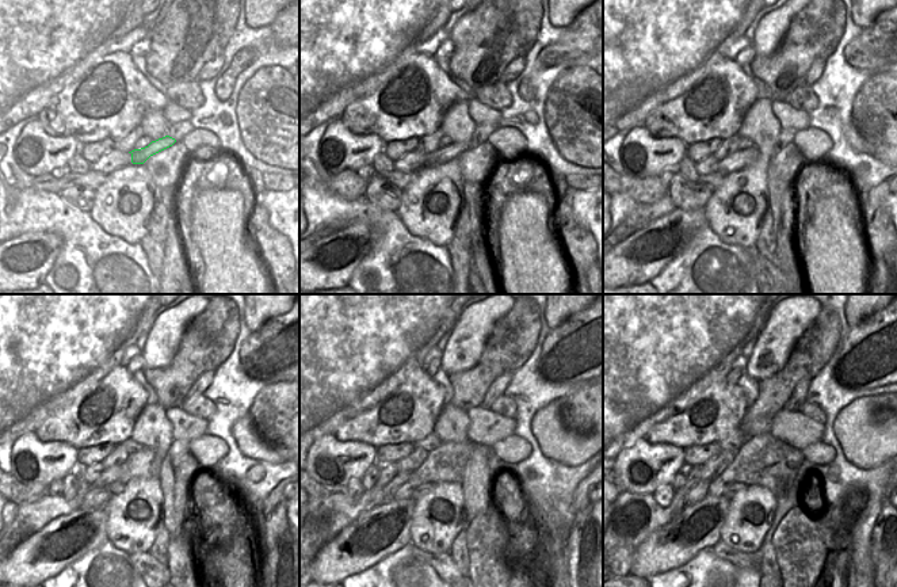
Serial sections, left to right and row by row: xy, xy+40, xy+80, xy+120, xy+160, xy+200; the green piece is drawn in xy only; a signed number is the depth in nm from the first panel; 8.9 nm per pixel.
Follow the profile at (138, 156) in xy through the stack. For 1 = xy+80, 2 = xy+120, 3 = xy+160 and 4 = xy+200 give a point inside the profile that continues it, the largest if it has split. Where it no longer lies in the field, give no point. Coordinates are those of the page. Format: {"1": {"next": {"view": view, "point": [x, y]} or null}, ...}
{"1": {"next": {"view": "xy+80", "point": [743, 157]}}, "2": {"next": {"view": "xy+120", "point": [110, 475]}}, "3": {"next": {"view": "xy+160", "point": [401, 477]}}, "4": {"next": {"view": "xy+200", "point": [699, 491]}}}

